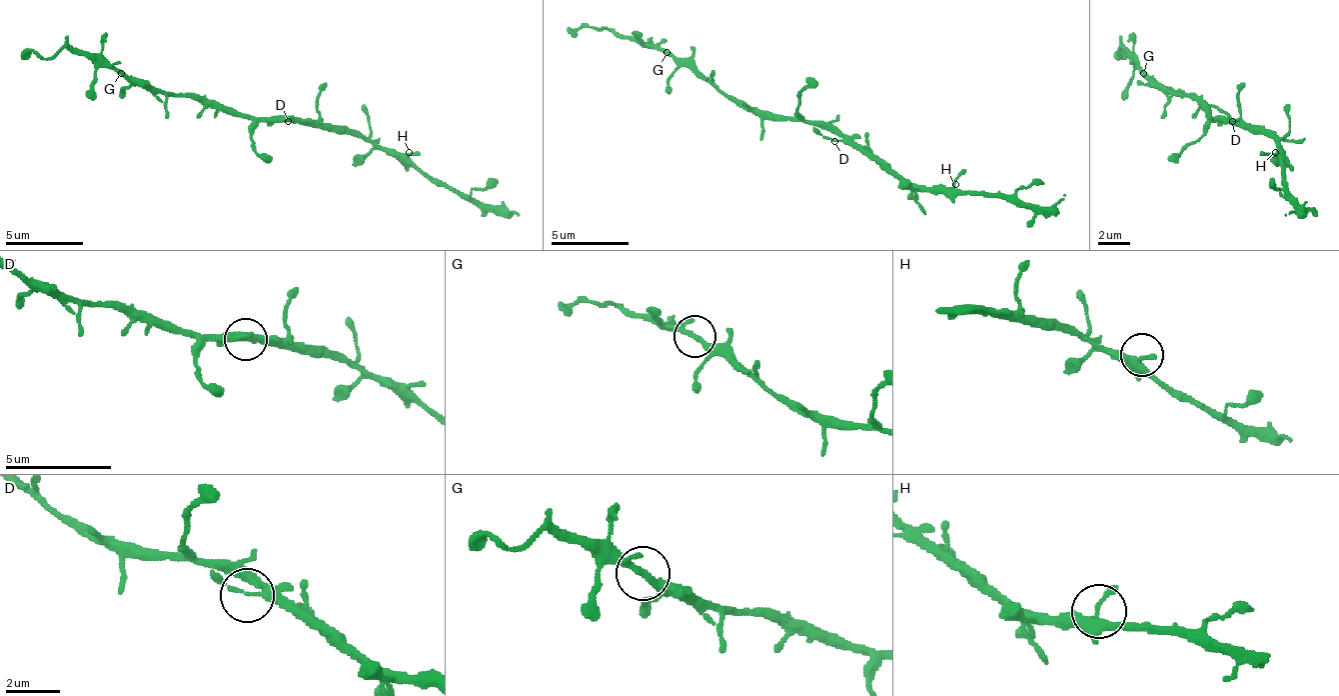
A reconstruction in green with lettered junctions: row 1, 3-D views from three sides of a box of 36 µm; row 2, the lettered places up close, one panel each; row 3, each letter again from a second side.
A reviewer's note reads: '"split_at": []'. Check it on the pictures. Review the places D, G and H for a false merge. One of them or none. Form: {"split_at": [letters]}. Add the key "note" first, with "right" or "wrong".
{"note": "right", "split_at": []}

